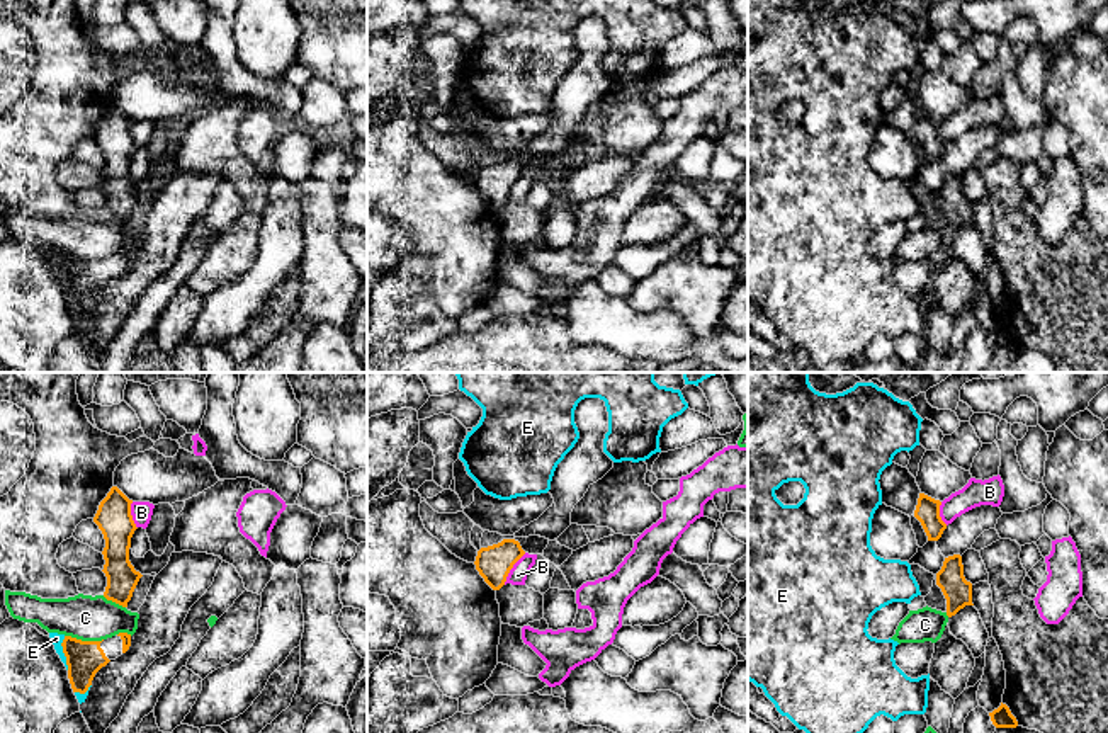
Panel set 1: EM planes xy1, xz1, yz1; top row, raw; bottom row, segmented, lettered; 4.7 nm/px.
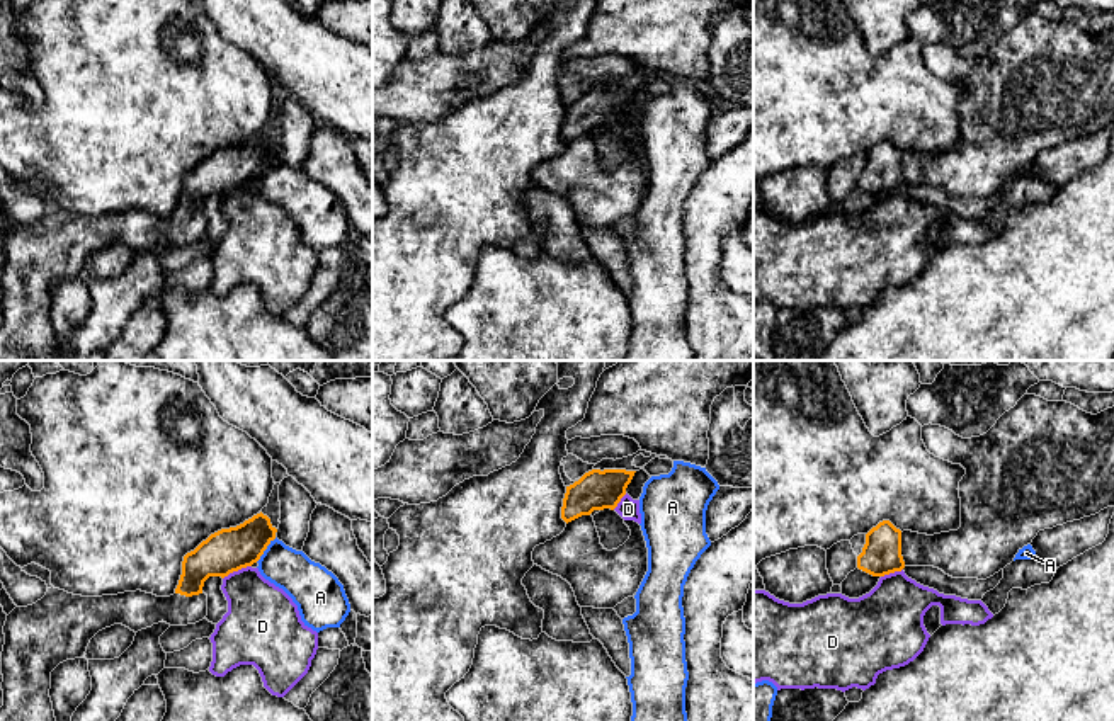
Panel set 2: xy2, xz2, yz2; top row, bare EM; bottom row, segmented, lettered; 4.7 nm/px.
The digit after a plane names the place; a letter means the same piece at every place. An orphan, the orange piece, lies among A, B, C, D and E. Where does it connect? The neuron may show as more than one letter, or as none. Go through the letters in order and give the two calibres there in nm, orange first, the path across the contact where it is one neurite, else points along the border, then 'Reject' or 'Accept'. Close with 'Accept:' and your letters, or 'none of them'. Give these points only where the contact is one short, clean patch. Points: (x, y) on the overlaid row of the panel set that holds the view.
A: Thickness 200 nm (orange) against 200 nm. Boundary: xy2 (276, 538), (255, 562). Reject
B: Thickness 160 nm (orange) against 90 nm. Boundary: xz1 (525, 553), (514, 565), (503, 584). Reject
C: Thickness 170 nm (orange) against 220 nm. Boundary: xy1 (65, 635), (82, 640), (102, 640). Reject
D: Thickness 200 nm (orange) against 320 nm. Boundary: xy2 (250, 565), (233, 570), (223, 579). Reject
E: Thickness 170 nm (orange) against 50 nm. Boundary: xy1 (63, 636), (62, 648), (68, 669). Reject
Accept: none of them

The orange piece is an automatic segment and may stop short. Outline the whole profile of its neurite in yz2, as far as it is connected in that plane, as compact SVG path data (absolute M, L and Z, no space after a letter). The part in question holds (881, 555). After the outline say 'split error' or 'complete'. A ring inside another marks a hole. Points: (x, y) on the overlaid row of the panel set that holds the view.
M889 520L879 522L866 534L866 544L857 556L857 568L872 575L884 576L905 568L901 556L901 531Z | complete

